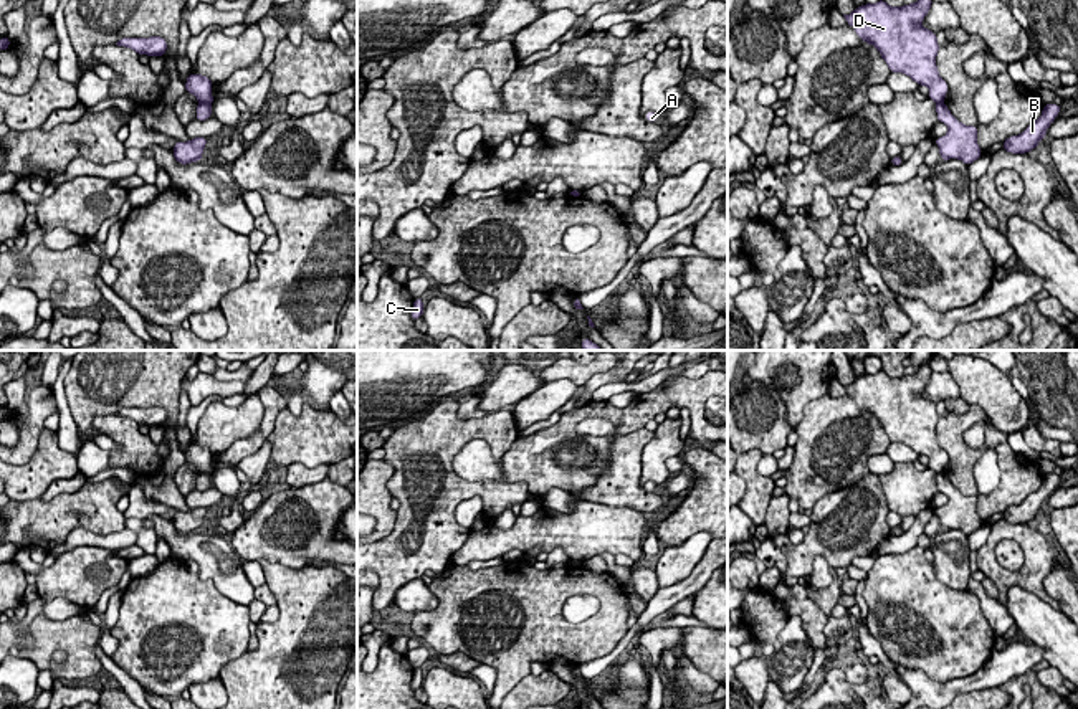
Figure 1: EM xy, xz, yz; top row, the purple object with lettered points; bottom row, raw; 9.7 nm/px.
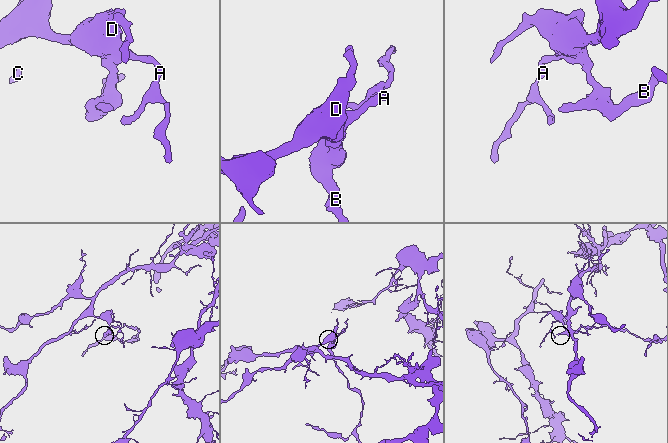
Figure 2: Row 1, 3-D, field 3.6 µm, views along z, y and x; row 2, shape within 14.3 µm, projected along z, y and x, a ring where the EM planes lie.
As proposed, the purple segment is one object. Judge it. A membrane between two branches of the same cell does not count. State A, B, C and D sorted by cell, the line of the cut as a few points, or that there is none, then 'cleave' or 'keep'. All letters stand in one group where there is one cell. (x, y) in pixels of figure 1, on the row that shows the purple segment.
A C D / B; cut in xy along (199, 101), (210, 104); cleave

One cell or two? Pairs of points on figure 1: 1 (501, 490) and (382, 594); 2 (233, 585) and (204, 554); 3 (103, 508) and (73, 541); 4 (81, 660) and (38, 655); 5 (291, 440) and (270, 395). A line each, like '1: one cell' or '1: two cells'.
1: one cell
2: one cell
3: two cells
4: one cell
5: two cells

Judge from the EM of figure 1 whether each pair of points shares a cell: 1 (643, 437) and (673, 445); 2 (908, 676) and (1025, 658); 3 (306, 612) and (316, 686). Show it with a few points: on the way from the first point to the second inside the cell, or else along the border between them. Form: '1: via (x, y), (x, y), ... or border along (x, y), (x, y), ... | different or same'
1: border along (655, 432), (642, 452), (640, 475) | different
2: via (938, 689), (973, 683), (996, 671) | same
3: via (316, 630), (316, 668) | same

